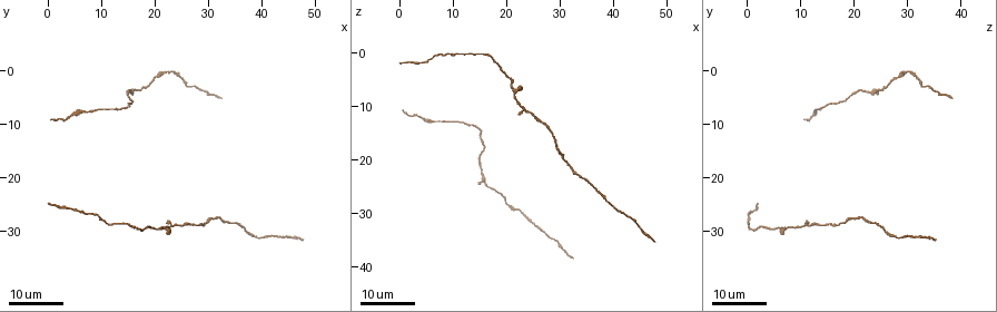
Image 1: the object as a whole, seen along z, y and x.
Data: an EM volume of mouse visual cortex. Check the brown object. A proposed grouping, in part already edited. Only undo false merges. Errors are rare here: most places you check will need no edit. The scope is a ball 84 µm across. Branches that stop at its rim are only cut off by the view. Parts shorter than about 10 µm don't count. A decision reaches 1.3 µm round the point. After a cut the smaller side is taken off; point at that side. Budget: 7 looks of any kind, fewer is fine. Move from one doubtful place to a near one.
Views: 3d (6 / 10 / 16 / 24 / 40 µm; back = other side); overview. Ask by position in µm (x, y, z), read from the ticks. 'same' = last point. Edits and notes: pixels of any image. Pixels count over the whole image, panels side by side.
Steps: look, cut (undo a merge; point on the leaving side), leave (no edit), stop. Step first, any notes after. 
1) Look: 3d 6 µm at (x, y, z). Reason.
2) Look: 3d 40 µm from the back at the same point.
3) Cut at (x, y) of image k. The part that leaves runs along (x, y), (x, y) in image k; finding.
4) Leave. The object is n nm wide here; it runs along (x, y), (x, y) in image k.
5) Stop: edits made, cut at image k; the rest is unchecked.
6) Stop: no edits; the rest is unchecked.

Look: 3d 16 µm at (33.5, 28.0, 23.0). Thick turns thin.

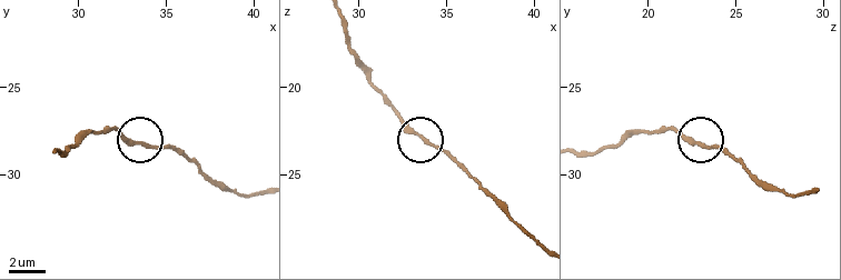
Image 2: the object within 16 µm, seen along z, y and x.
Look: 3d 6 µm at (33.6, 28.1, 22.9).

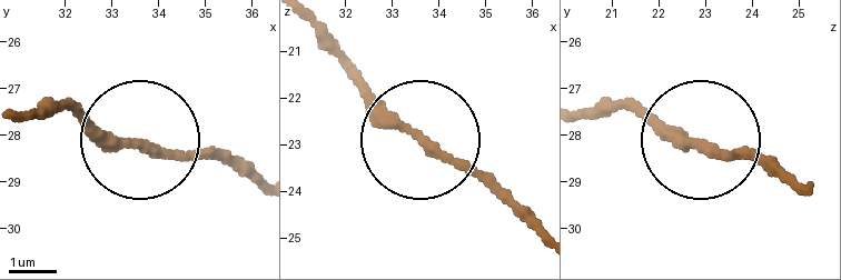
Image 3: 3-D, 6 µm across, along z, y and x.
Leave. One neuron here.

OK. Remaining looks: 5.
Look: 3d 16 µm at (37.5, 30.0, 26.0). Sudden change in width.

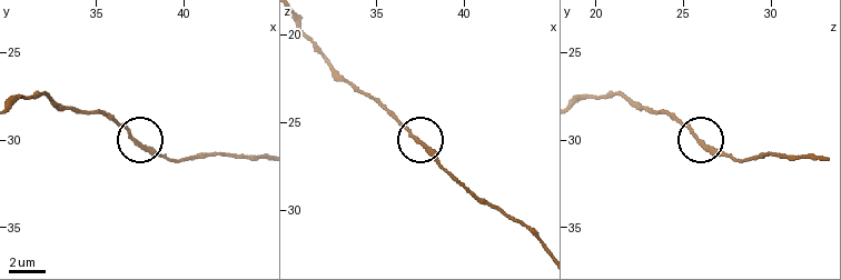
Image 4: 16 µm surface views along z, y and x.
Look: 3d 10 µm at (37.2, 30.1, 26.0).

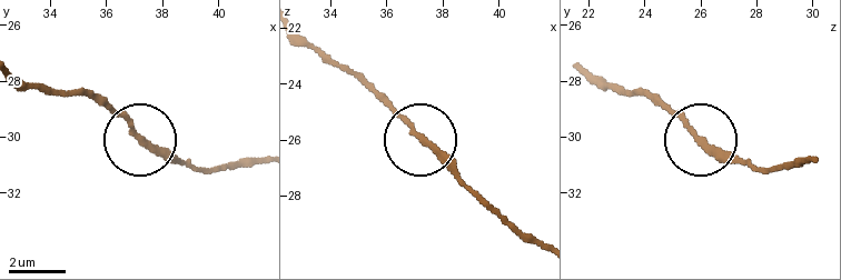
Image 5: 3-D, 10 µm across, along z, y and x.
Leave. It runs along (22, 80), (51, 92), (95, 94), (137, 140), (193, 169) in image 5; one neuron here.

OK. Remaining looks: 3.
Look: 3d 16 µm at (27.0, 28.5, 13.0). Calibre changes.

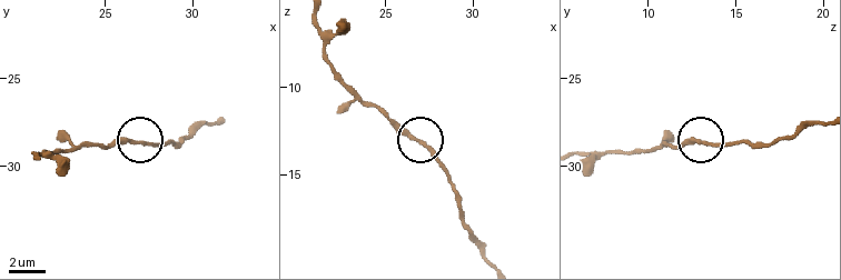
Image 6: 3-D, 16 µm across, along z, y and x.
Look: 3d 6 µm at (26.5, 28.6, 12.8).

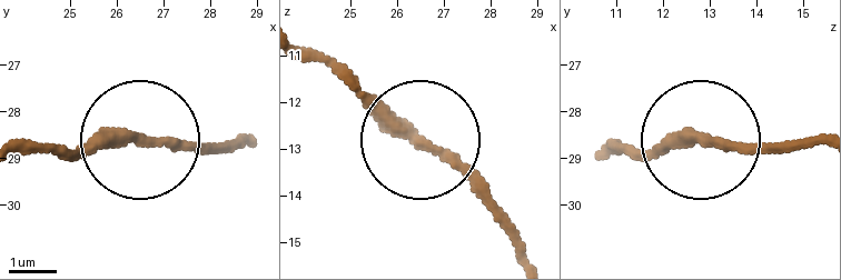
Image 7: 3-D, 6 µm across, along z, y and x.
Leave. The object is 250 nm wide here; it runs along (606, 154), (787, 143) in image 7; continuous, no second neuron.

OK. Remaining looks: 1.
Stop: no edits; the rest is unchecked.

